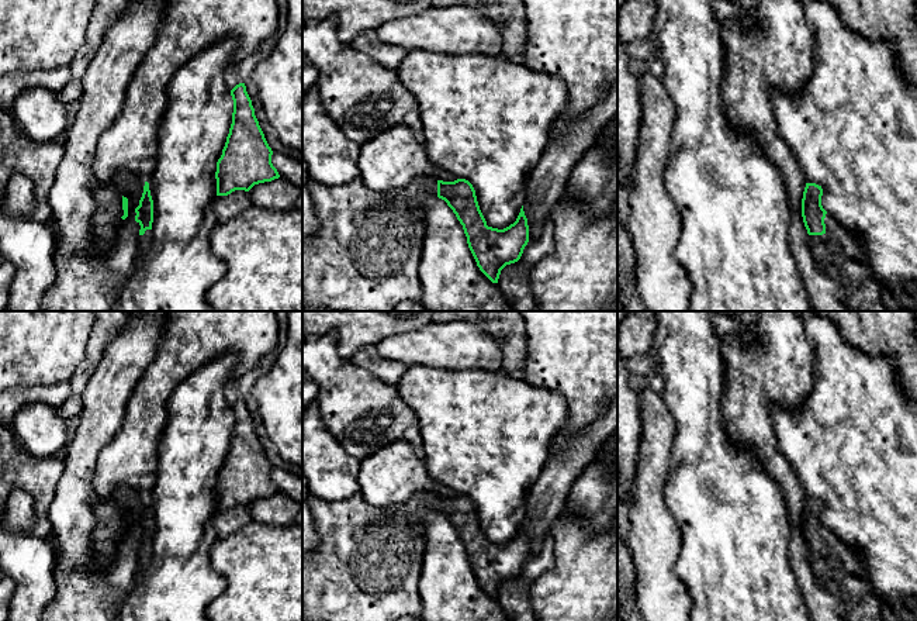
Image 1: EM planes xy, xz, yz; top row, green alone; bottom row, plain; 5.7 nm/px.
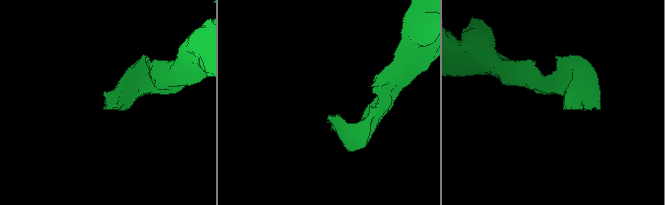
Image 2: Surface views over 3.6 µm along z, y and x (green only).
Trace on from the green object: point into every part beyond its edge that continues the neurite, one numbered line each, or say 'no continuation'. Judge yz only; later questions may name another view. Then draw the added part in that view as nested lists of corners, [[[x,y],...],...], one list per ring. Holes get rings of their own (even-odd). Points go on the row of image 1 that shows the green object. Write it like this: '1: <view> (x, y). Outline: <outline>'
1: yz (836, 254). Outline: [[[830,213],[824,224],[823,235],[807,237],[816,269],[841,286],[851,311],[887,311],[883,304],[886,283],[875,275],[865,248]]]

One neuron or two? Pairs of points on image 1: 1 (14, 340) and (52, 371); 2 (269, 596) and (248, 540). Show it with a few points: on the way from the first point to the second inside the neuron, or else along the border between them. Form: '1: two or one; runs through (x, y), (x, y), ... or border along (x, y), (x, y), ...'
1: one; runs through (24, 342), (42, 361)
2: one; runs through (269, 582), (269, 571), (258, 559), (256, 554)

